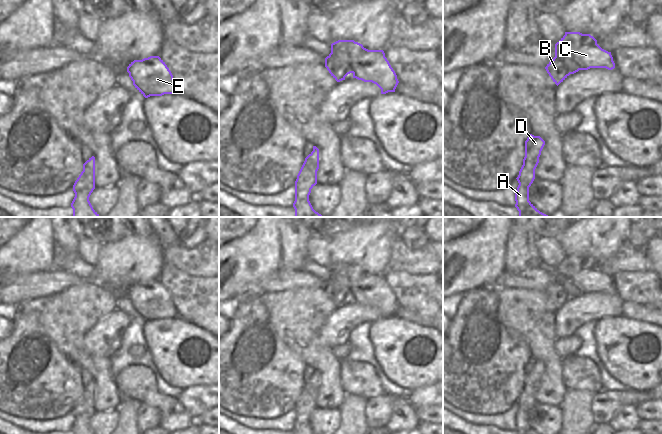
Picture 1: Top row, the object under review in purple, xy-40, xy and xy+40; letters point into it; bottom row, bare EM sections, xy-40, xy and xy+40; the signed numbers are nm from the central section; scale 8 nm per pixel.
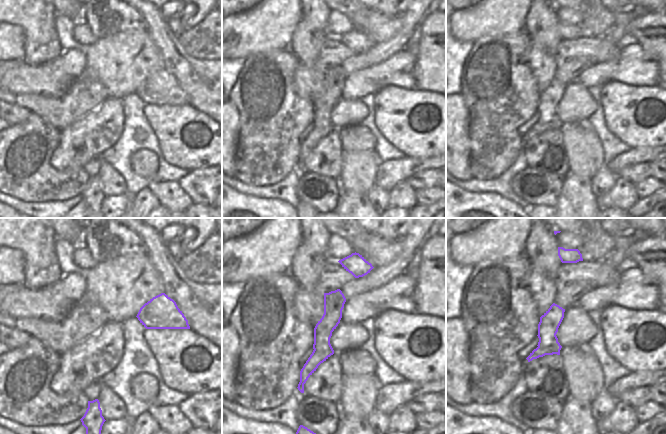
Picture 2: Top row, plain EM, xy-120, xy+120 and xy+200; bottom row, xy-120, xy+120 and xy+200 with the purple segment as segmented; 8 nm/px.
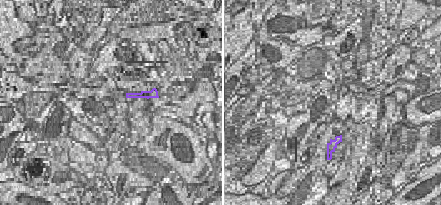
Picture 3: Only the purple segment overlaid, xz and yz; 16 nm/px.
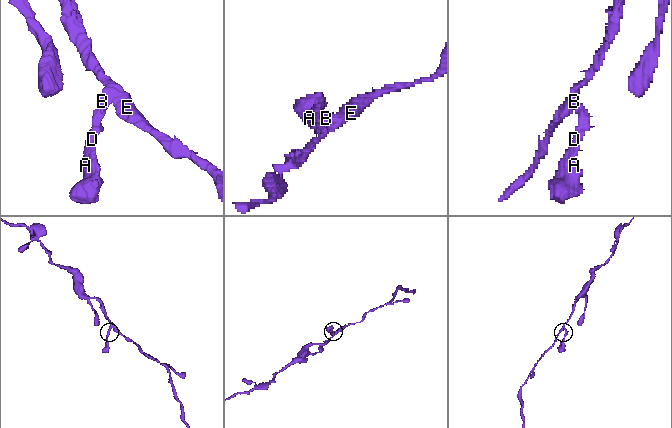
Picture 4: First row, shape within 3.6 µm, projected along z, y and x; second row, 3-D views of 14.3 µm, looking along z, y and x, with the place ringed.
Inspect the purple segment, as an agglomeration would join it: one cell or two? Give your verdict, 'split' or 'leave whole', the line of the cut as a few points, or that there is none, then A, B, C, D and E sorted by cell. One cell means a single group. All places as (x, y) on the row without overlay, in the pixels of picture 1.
split | xy+40 (596, 267), (574, 269), (572, 282), (578, 293) | A B D / C E

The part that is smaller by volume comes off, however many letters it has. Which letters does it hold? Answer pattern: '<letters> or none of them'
A, B, D

